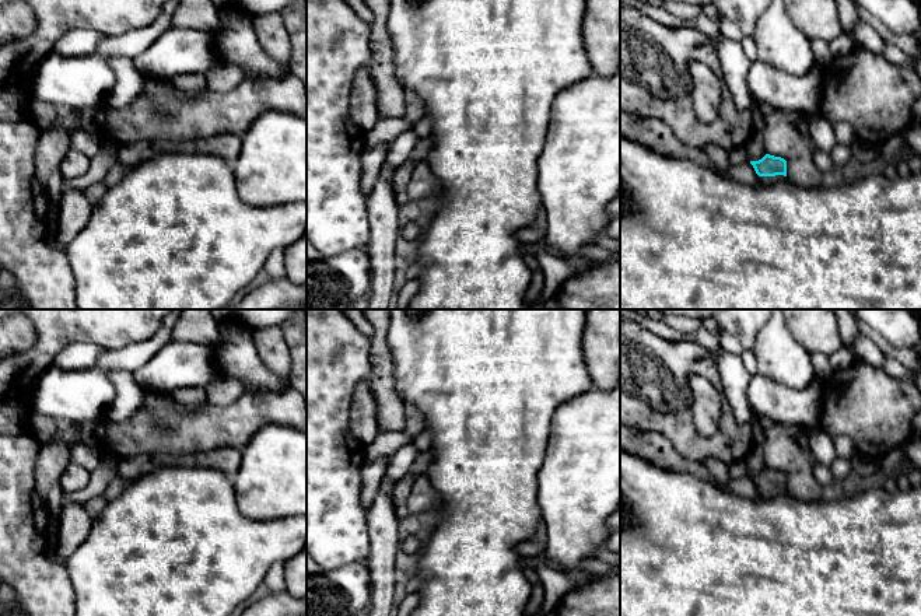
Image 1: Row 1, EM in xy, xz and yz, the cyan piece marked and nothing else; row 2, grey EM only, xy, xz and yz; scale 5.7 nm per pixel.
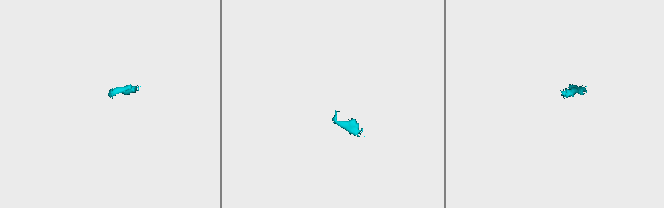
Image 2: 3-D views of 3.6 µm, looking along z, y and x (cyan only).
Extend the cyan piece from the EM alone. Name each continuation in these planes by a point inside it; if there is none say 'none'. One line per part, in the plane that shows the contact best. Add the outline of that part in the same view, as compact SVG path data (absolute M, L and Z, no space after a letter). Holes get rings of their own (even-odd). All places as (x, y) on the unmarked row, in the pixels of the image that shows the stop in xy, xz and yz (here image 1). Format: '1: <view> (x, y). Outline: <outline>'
1: yz (767, 494). Outline: M784 489L759 490L760 497L761 497L761 498L766 498L766 500L775 498L775 497L784 494L785 491L787 491L787 490L784 490Z

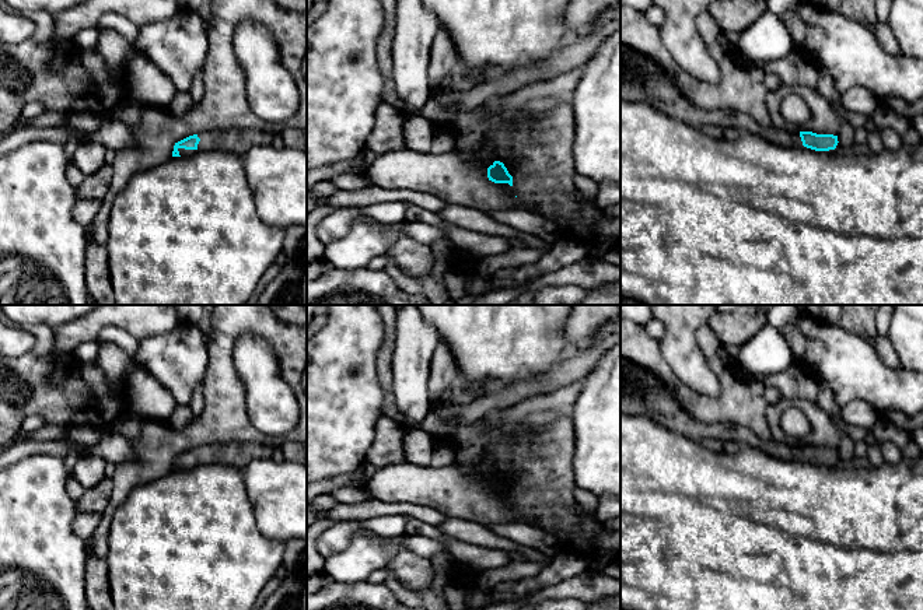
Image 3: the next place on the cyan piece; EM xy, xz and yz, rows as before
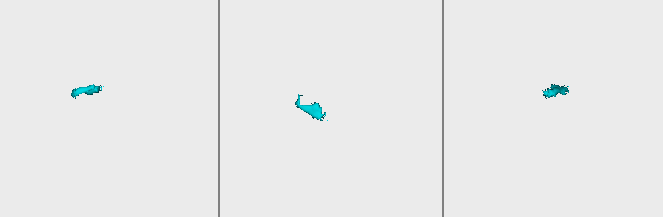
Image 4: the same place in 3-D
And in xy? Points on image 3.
1: xy (234, 454). Outline: M227 442L210 444L197 446L200 452L196 463L178 462L181 470L192 469L197 464L228 464L238 470L244 470L254 459L272 458L275 445L265 445L259 442Z

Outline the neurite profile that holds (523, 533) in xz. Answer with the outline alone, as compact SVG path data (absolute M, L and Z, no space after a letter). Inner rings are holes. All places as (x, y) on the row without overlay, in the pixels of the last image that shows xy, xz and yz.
M510 522L485 526L494 534L513 540L520 546L532 547L549 558L553 558L557 553L560 553L557 540L553 534L528 522Z

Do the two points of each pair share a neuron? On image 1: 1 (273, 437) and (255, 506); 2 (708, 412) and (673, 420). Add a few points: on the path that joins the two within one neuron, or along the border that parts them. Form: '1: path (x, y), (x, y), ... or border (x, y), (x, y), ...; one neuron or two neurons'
1: path (273, 454), (273, 480), (266, 489); one neuron
2: border (689, 384), (690, 420), (700, 434), (711, 437); two neurons

